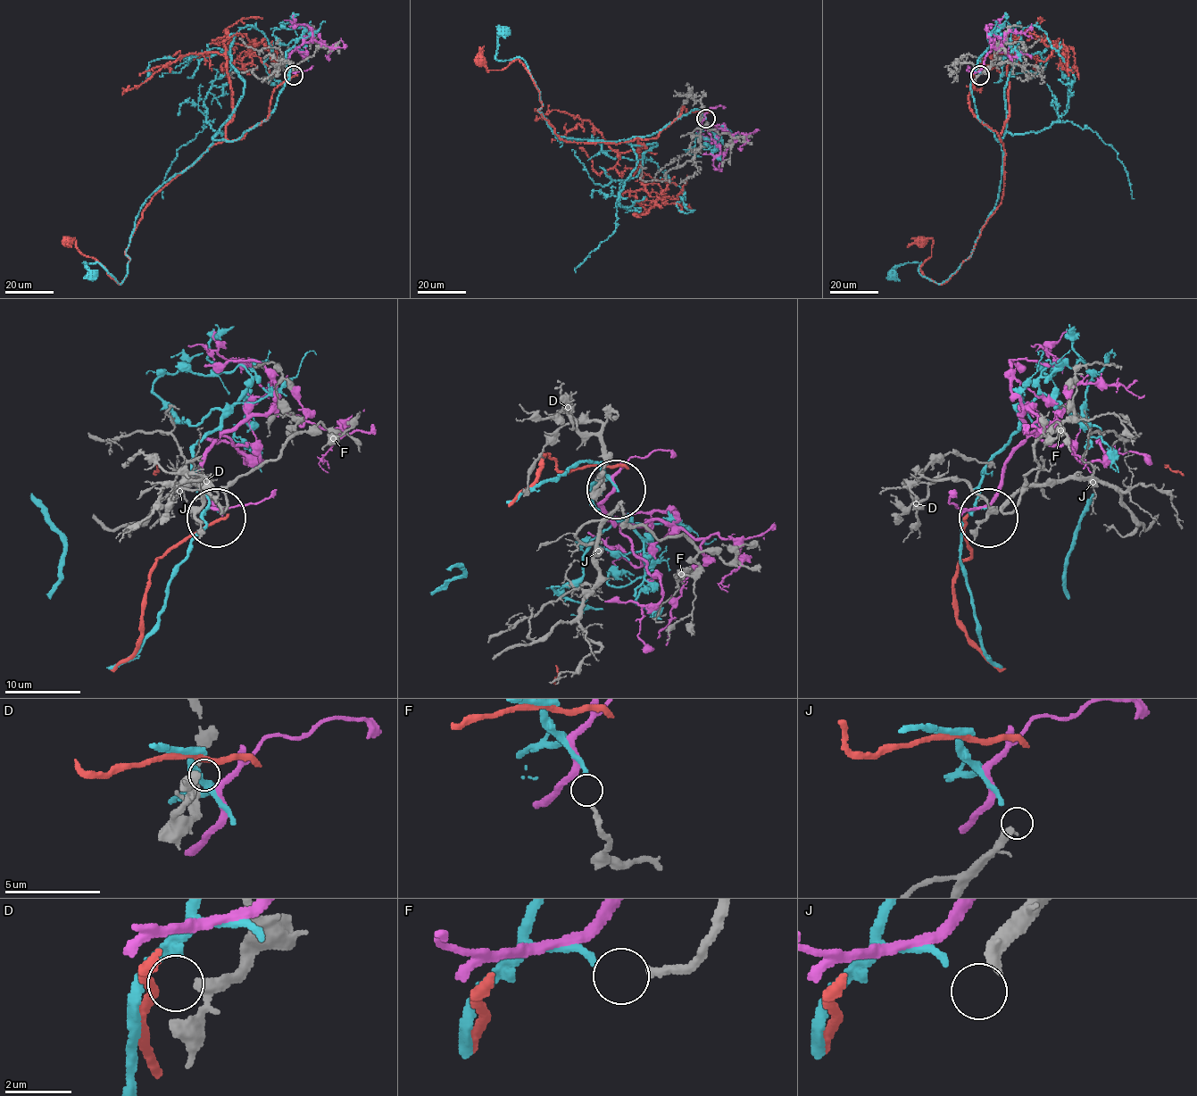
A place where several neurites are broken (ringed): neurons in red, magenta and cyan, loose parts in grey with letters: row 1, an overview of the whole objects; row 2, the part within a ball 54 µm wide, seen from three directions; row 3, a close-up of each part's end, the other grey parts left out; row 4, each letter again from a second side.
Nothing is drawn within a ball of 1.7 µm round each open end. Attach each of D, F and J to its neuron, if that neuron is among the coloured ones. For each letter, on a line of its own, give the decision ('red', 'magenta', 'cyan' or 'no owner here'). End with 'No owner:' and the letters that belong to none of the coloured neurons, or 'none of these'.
D: no owner here
F: cyan
J: no owner here
No owner: D, J

